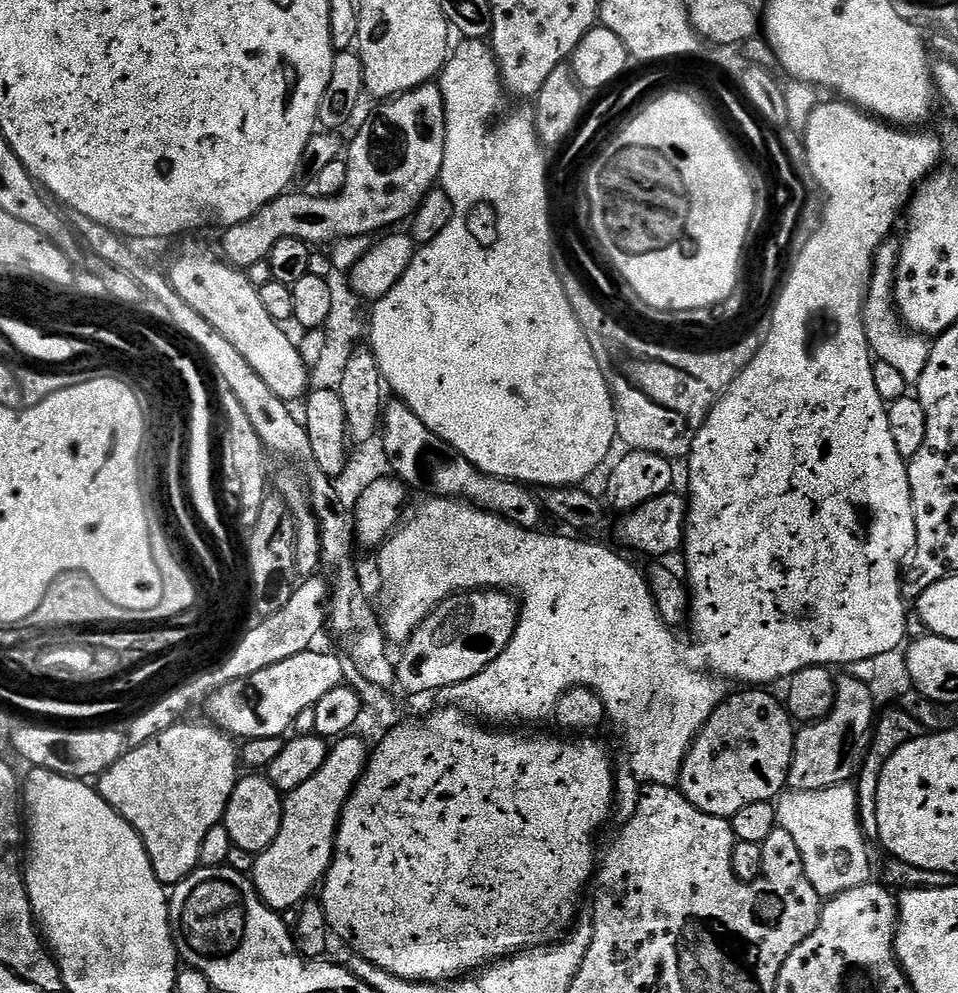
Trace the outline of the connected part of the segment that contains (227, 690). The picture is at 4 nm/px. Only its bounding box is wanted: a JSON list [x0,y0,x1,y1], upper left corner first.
[202,649,345,740]

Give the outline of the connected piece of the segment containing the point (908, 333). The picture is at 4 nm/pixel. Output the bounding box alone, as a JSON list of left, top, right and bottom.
[864,243,932,386]

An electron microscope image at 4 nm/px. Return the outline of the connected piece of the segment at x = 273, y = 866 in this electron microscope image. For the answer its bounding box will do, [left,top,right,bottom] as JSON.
[250,734,370,912]

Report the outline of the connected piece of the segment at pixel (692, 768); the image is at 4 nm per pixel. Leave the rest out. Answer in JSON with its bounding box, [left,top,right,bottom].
[679,690,797,818]

